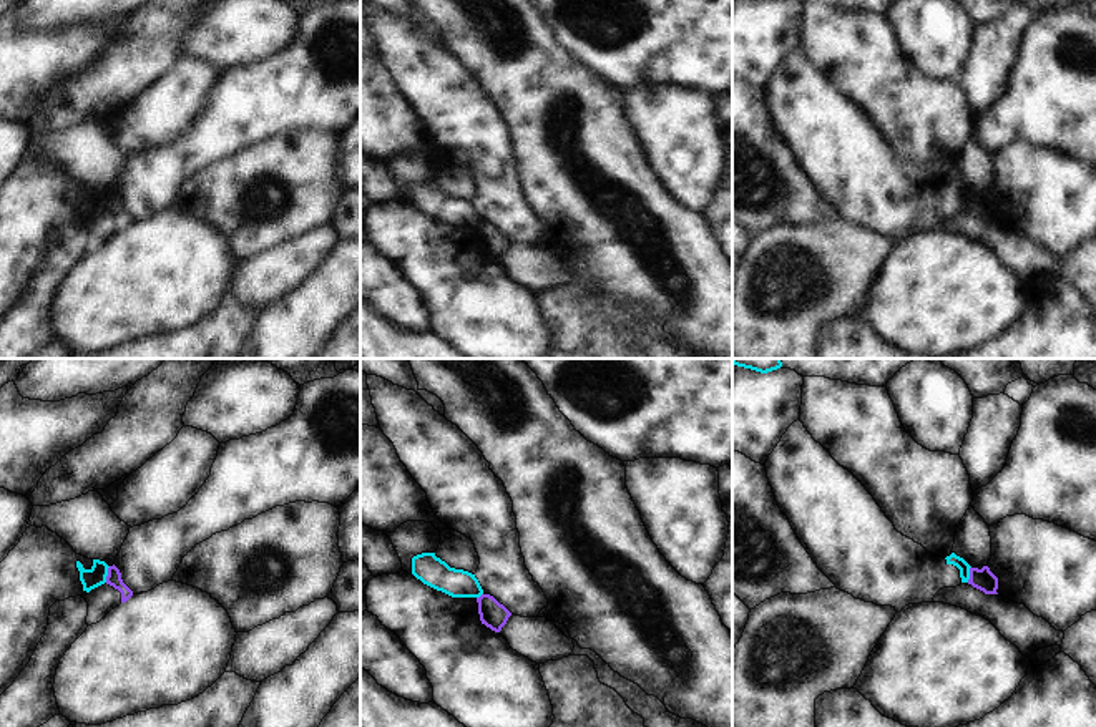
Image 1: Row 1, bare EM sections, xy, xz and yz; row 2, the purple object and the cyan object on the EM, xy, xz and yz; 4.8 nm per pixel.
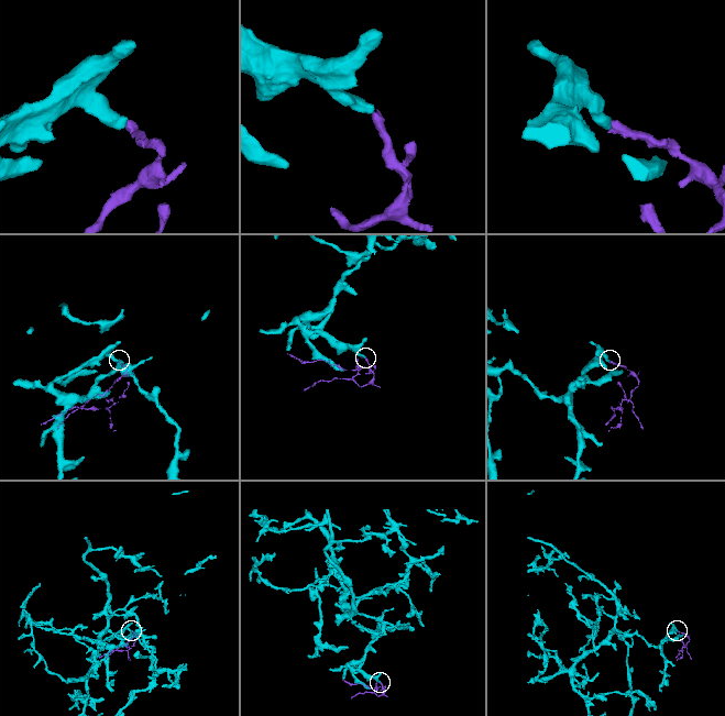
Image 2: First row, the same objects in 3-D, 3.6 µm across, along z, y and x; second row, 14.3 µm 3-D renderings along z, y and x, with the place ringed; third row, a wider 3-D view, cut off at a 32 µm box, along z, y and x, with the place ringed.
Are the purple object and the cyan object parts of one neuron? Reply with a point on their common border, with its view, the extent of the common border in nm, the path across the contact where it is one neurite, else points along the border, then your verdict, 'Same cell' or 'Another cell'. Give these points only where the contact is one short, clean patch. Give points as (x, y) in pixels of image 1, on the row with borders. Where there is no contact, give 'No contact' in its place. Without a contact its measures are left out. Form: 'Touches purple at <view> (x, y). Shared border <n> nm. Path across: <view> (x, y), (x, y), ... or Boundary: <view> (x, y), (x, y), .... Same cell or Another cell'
Touches purple at xy (108, 575). Shared border 80 nm. Boundary: xy (110, 566), (105, 581). Another cell

